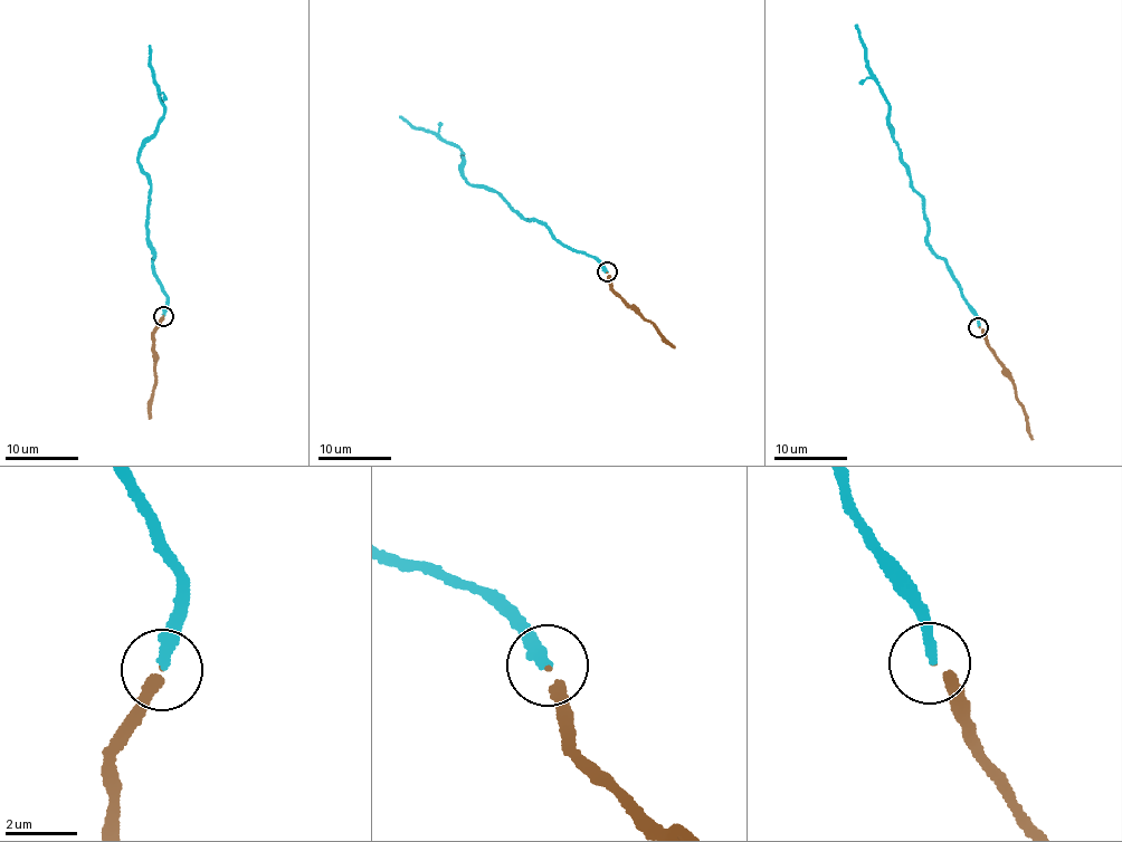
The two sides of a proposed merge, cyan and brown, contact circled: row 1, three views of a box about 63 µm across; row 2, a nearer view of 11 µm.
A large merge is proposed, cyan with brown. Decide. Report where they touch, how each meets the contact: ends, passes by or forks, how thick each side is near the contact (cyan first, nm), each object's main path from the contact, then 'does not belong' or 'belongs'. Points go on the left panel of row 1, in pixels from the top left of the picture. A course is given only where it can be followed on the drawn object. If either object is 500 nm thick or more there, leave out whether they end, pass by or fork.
at (163, 316); cyan ends there; brown ends there; 260 nm thick on the cyan side, 200 nm on the other; cyan runs (163, 316), (167, 296), (148, 227), (149, 175), (139, 160), (140, 145), (155, 132), (164, 108), (150, 45); brown runs (163, 316), (152, 340), (155, 380), (151, 418); belongs

